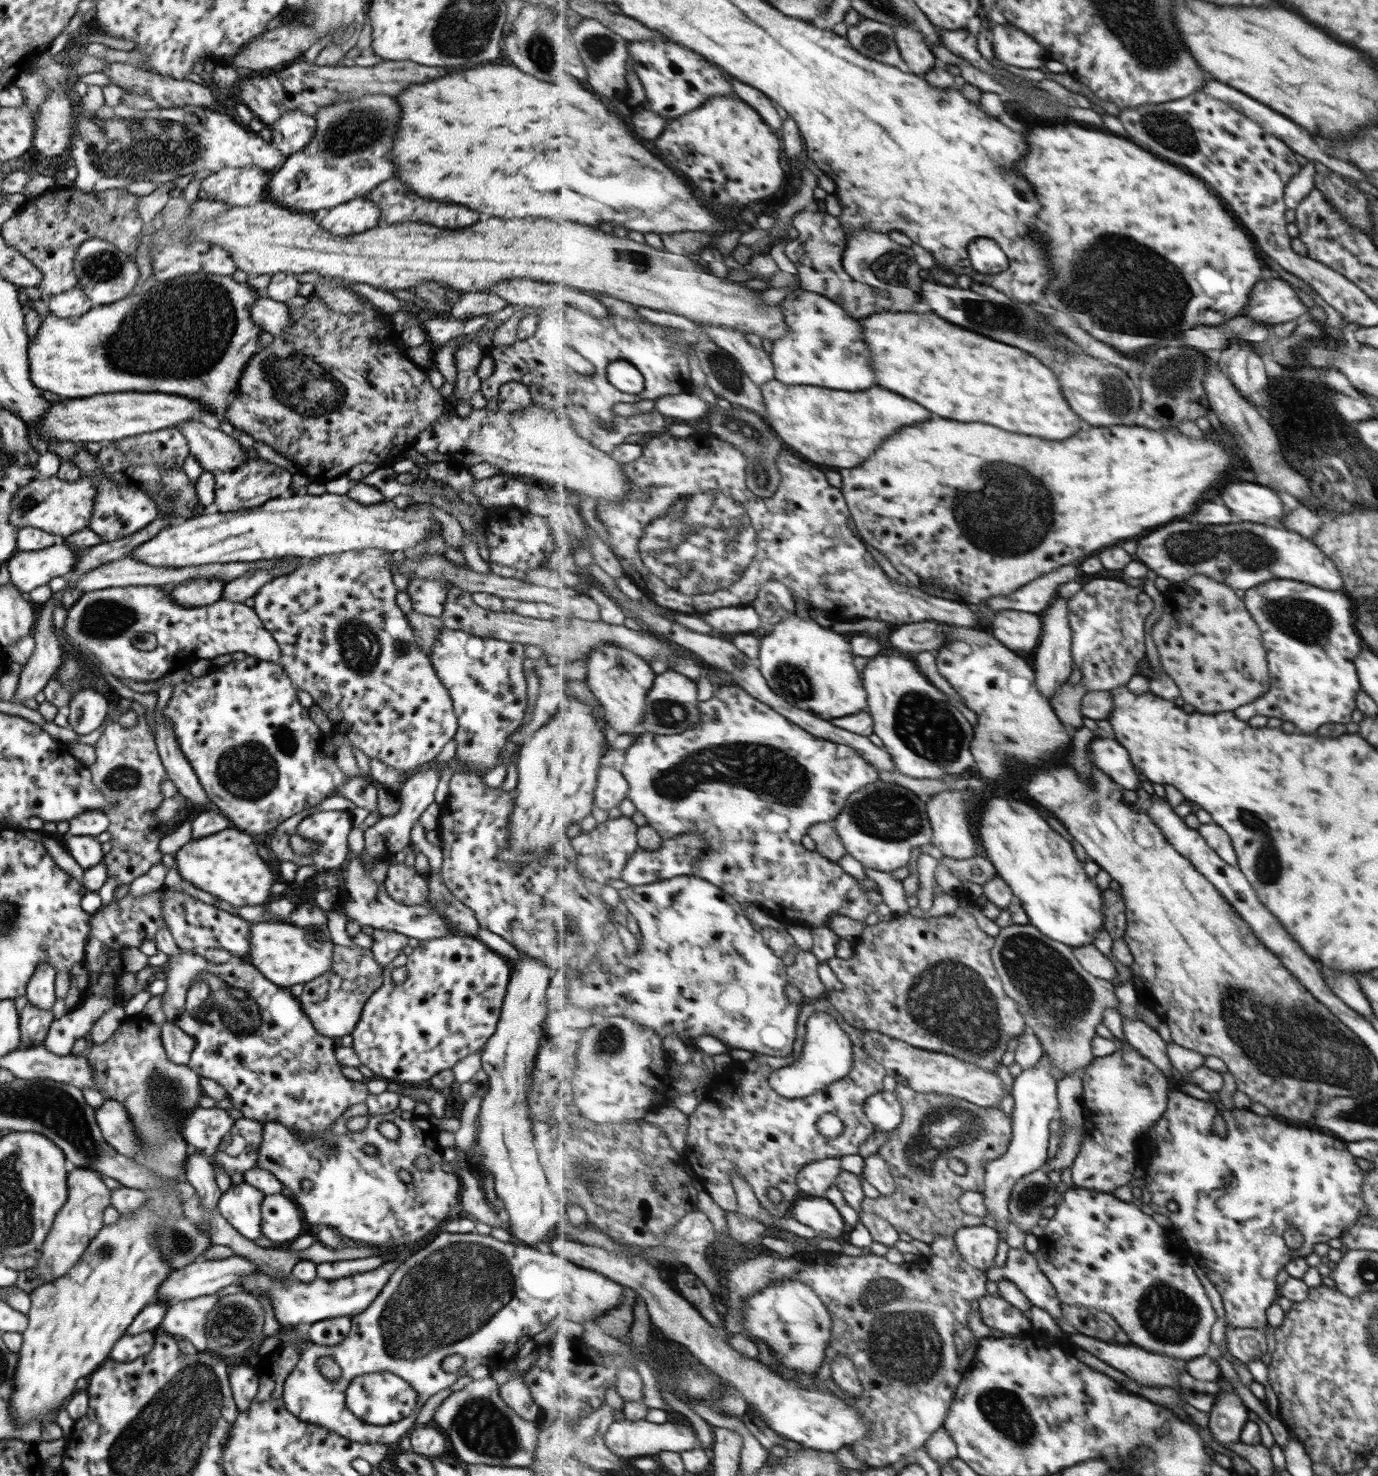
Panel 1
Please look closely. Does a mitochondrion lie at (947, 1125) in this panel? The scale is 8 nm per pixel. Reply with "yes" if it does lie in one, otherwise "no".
yes

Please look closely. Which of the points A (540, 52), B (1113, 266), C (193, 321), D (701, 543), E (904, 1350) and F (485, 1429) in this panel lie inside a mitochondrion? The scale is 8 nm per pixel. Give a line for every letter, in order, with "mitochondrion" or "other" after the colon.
A: mitochondrion
B: mitochondrion
C: mitochondrion
D: mitochondrion
E: mitochondrion
F: mitochondrion

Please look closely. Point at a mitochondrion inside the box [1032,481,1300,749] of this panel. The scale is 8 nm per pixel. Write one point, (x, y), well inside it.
(1248, 551)

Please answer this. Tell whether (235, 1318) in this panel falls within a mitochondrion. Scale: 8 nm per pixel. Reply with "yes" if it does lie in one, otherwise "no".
yes

